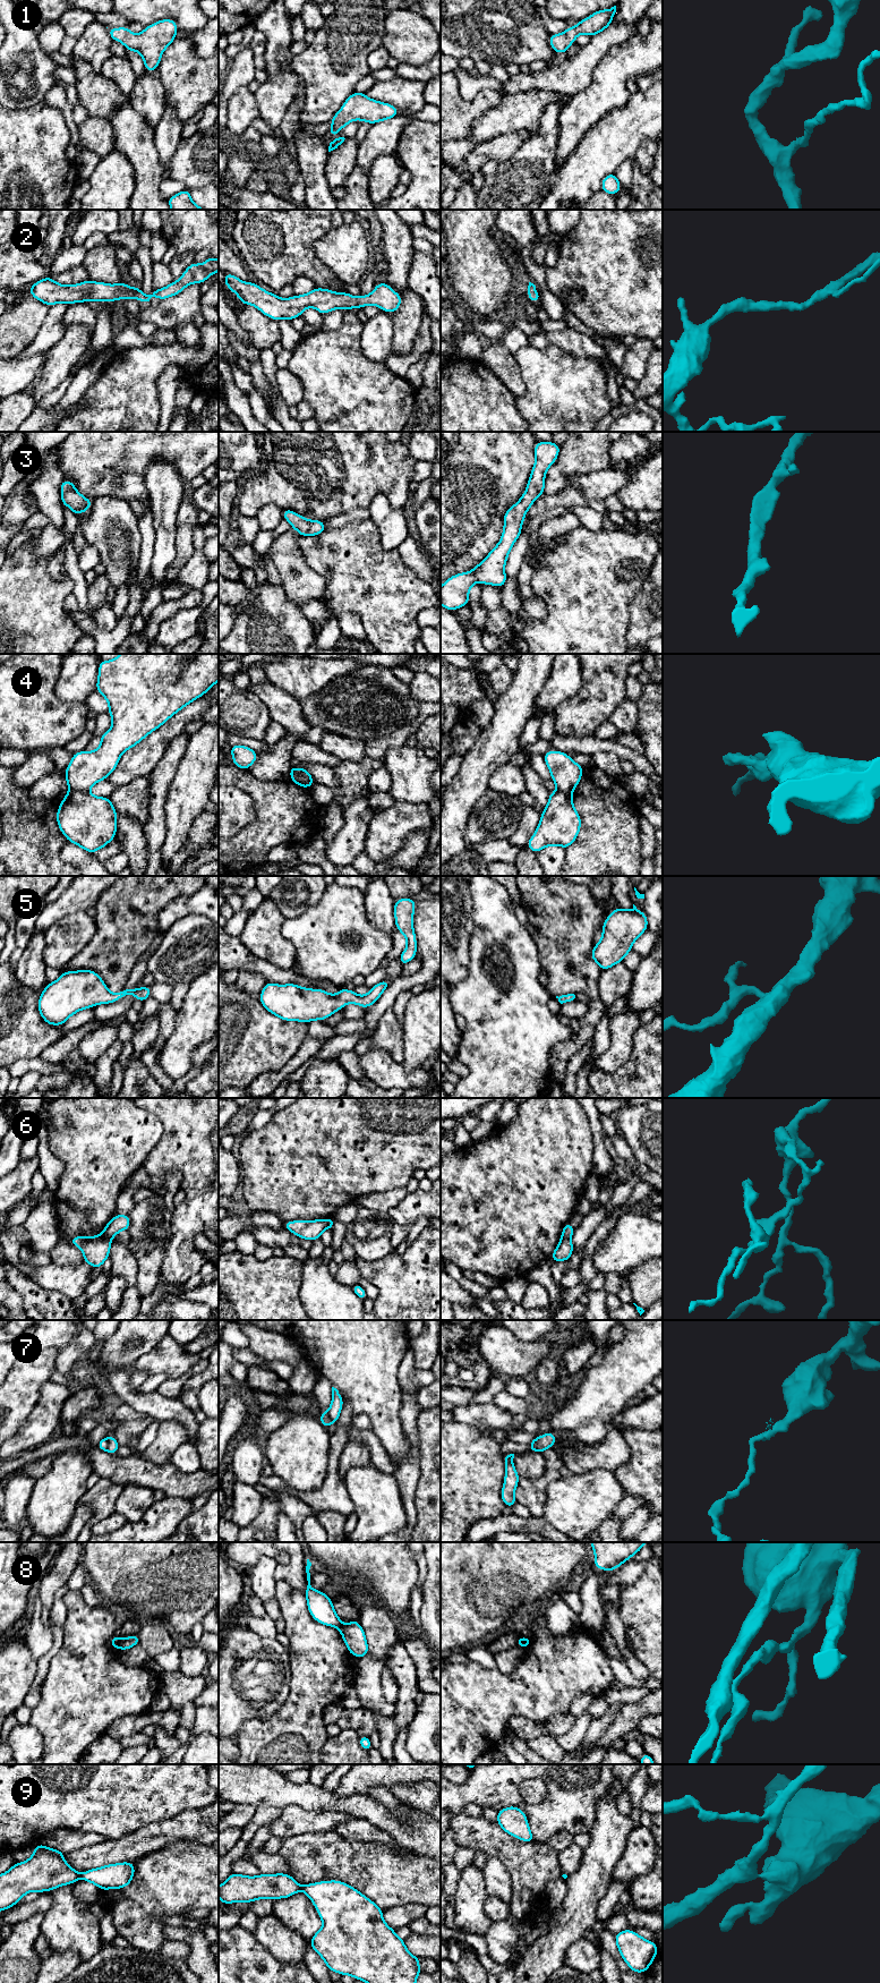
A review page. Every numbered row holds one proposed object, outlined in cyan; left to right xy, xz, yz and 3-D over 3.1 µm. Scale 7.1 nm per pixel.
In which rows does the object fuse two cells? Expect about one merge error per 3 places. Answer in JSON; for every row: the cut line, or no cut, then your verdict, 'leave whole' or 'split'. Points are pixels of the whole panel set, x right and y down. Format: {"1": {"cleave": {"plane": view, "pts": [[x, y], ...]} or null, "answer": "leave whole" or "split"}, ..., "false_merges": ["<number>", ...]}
{"1": {"cleave": null, "answer": "leave whole"}, "2": {"cleave": null, "answer": "leave whole"}, "3": {"cleave": null, "answer": "leave whole"}, "4": {"cleave": {"plane": "xy", "pts": [[69, 790], [87, 791]]}, "answer": "split"}, "5": {"cleave": null, "answer": "leave whole"}, "6": {"cleave": {"plane": "xy", "pts": [[102, 1234], [110, 1240]]}, "answer": "split"}, "7": {"cleave": {"plane": "xy", "pts": [[108, 1437], [108, 1447], [105, 1449]]}, "answer": "split"}, "8": {"cleave": {"plane": "xy", "pts": [[119, 1639], [117, 1648]]}, "answer": "split"}, "9": {"cleave": {"plane": "xy", "pts": [[78, 1874], [79, 1878]]}, "answer": "split"}, "false_merges": ["4", "6", "7", "8", "9"]}

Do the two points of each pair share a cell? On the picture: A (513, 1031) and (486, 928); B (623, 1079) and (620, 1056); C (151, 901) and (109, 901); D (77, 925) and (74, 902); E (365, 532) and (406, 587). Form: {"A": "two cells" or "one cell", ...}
{"A": "one cell", "B": "two cells", "C": "one cell", "D": "two cells", "E": "one cell"}

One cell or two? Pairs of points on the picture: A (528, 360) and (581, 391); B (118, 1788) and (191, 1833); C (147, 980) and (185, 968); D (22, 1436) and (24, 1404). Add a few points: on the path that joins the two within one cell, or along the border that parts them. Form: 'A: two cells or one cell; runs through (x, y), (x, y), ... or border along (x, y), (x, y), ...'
A: one cell; runs through (541, 369), (567, 391)
B: two cells; border along (191, 1809), (142, 1827)
C: two cells; border along (147, 970), (154, 980)
D: two cells; border along (37, 1399), (34, 1409), (11, 1437)

